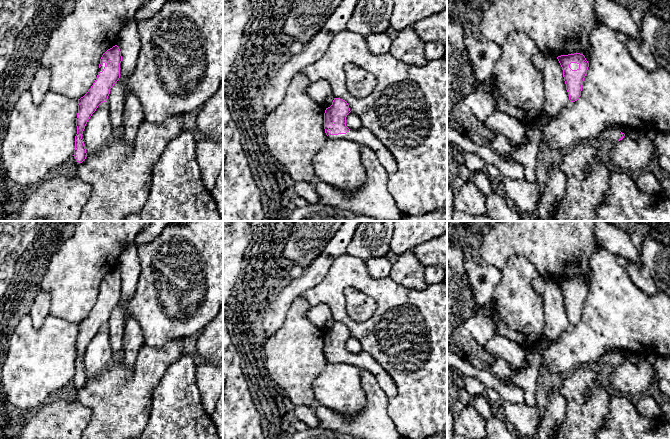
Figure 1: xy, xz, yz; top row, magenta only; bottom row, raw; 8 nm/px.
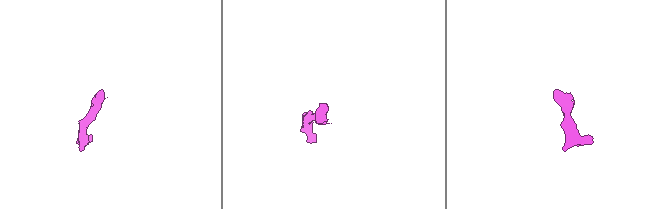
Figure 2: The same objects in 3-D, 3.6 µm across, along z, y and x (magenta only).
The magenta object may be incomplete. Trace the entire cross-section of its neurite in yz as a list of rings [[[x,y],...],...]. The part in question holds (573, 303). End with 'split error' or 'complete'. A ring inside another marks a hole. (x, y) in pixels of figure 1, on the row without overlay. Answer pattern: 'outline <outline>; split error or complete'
outline [[[580,277],[561,279],[557,281],[569,318],[570,326],[575,326],[581,320],[582,309],[587,298],[589,287],[585,280]]]; split error

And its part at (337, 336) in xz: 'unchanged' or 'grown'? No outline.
grown

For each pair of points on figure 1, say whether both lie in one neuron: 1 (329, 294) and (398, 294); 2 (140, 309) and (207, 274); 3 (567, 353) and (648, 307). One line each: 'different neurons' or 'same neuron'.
1: same neuron
2: same neuron
3: same neuron

